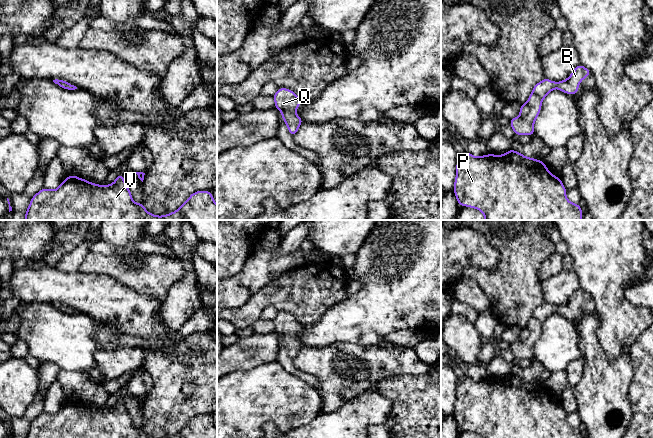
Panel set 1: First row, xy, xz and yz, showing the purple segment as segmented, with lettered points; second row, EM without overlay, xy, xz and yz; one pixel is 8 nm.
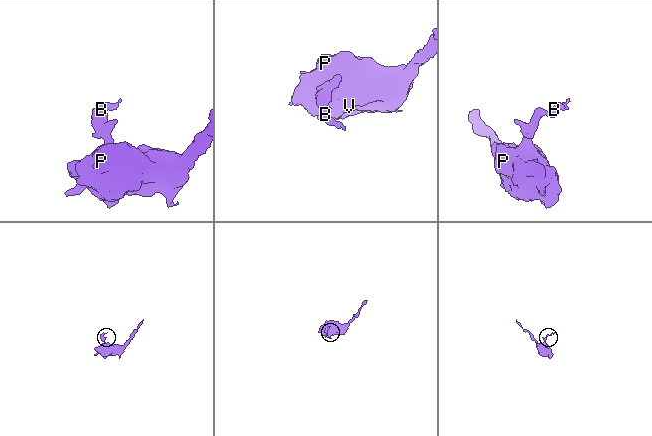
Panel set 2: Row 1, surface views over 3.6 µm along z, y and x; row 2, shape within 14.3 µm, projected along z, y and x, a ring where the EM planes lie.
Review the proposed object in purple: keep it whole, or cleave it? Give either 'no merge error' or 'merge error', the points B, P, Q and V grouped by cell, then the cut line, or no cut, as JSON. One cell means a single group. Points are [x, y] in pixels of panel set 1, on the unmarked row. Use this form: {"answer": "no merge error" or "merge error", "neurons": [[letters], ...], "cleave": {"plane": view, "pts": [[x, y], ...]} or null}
{"answer": "no merge error", "neurons": [["B", "P", "Q", "V"]], "cleave": null}

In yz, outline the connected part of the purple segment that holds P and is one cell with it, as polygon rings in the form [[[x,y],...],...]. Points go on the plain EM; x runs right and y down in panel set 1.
[[[512,373],[500,380],[475,381],[462,376],[458,380],[453,413],[459,429],[478,433],[483,438],[582,438],[581,430],[566,422],[567,413],[560,401],[552,399],[543,385]]]

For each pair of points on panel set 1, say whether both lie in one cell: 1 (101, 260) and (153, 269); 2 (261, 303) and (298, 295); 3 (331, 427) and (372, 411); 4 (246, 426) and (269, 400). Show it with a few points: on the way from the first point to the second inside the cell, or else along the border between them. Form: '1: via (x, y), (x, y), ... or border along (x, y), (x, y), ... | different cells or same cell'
1: via (114, 267), (127, 274), (140, 274) | same cell
2: via (270, 298), (289, 297) | same cell
3: via (341, 427), (345, 427), (362, 411) | same cell
4: via (251, 420), (265, 406) | same cell

